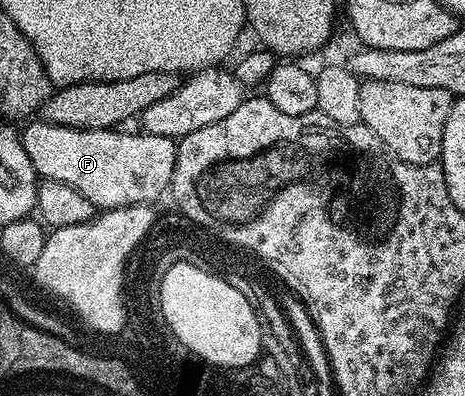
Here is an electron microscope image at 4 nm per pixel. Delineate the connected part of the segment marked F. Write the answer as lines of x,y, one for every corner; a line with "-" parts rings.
32,120
25,130
22,130
22,141
26,150
26,156
30,158
30,164
34,164
37,175
41,179
49,178
50,180
58,180
62,184
70,184
70,188
74,188
78,192
82,192
82,196
86,196
86,200
92,202
93,207
99,208
101,211
117,210
120,206
147,206
156,204
160,197
169,193
172,184
172,173
174,172
174,160
176,159
176,142
166,136
154,136
153,134
145,134
137,132
137,134
123,134
123,129
109,128
107,130
75,130
69,126
55,126
43,120

